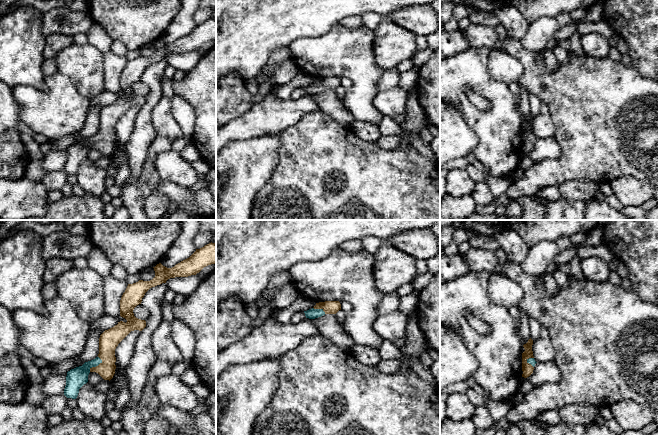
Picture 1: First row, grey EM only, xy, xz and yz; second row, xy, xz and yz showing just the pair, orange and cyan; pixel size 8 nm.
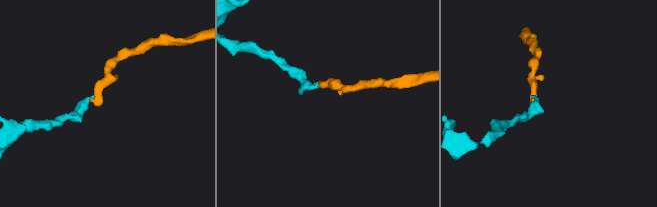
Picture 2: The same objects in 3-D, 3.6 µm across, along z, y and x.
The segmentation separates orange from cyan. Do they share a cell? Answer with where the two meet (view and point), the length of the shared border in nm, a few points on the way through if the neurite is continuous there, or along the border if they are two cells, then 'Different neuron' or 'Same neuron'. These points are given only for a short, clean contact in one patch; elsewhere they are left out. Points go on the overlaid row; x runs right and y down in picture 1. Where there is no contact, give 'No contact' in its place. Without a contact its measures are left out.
Touches orange at xy (98, 365). Shared border 150 nm. Path across: xy (109, 339), (106, 357), (98, 365), (87, 367), (76, 378). Same neuron

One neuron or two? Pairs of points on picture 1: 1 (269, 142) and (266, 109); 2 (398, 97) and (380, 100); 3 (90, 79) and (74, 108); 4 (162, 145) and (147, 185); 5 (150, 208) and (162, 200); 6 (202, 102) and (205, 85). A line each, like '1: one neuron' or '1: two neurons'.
1: two neurons
2: one neuron
3: two neurons
4: one neuron
5: one neuron
6: one neuron

